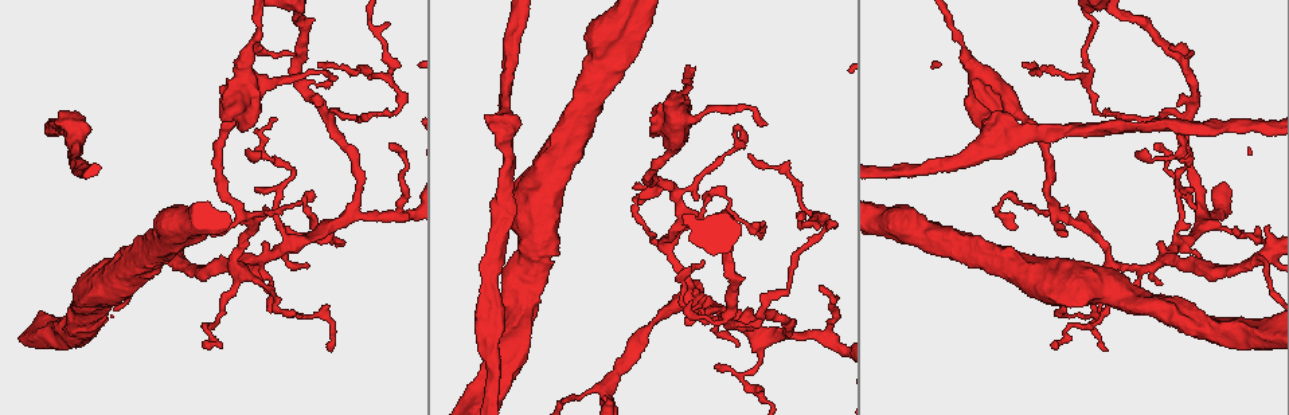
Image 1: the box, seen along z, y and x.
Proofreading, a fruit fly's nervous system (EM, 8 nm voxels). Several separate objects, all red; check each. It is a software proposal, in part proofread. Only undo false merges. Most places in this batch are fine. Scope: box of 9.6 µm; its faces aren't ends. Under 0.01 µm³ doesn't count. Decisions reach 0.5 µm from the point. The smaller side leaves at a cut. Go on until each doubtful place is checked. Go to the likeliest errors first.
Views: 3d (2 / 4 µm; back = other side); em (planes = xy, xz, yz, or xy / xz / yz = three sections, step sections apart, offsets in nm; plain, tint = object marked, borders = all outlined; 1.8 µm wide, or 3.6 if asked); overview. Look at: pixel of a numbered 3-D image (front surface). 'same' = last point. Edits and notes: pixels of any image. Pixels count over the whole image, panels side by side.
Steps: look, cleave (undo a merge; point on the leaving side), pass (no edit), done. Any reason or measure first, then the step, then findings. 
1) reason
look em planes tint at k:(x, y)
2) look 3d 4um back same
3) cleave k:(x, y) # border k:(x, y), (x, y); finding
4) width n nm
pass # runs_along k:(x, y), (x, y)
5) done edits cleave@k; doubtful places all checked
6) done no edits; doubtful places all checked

look em planes plain at 1:(1087, 76)

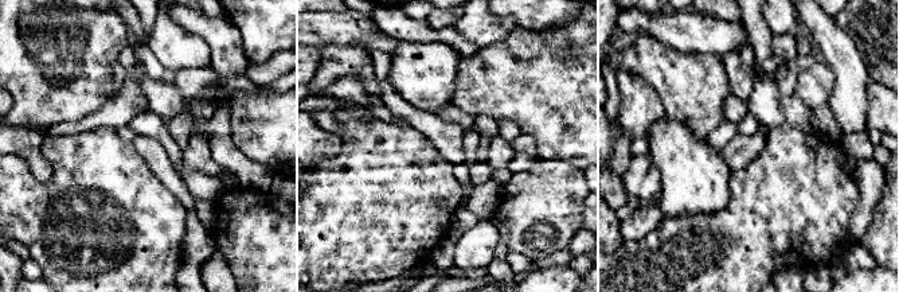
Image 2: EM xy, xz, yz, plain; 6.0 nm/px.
look em planes tint same

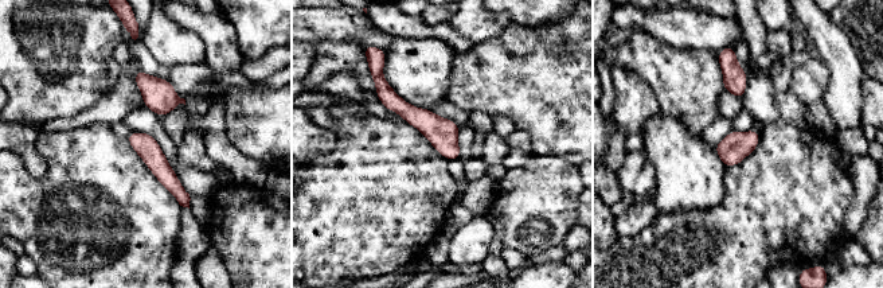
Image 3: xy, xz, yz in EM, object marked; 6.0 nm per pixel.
pass # runs_along 3:(381, 89), (457, 155); continuous, no second neuron

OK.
calibre changes
look 3d 4um at 1:(503, 128)

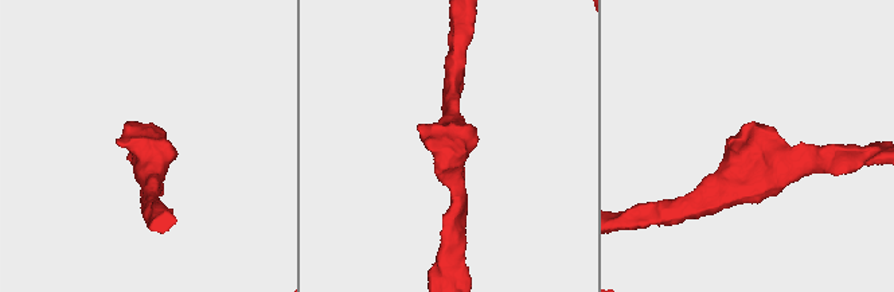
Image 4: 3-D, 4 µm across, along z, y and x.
need the tissue
look em planes tint at 4:(150, 151)

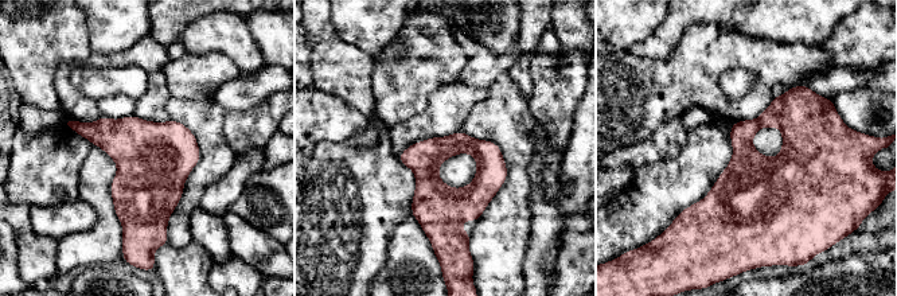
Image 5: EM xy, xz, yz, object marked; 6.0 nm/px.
pass # all the same neuron

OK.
arms run side by side
look 3d 2um back at 1:(492, 294)

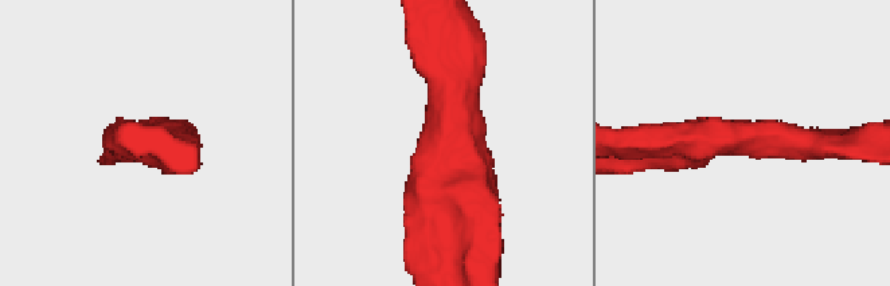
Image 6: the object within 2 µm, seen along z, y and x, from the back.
arms 3; arm_widths 240, 240, 280 nm
look em 3.6um xz step 8 plain at 6:(445, 140)

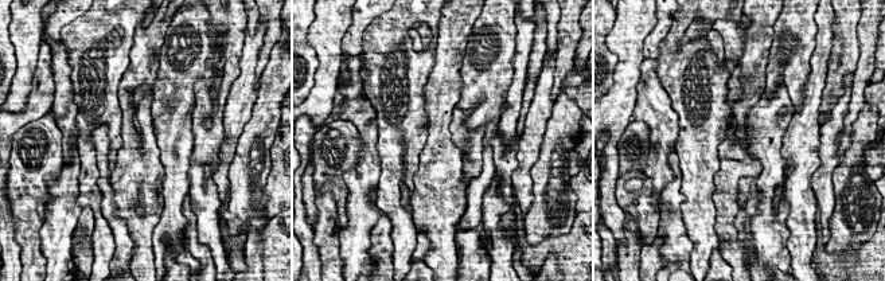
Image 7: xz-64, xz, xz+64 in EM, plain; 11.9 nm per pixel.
see the neighbours
look em 3.6um xz step 8 borders same

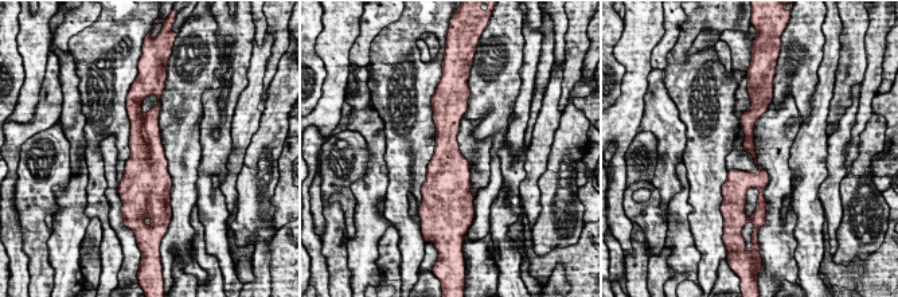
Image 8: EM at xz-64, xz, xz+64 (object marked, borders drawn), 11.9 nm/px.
pass # one neuron here

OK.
done no edits; doubtful places all checked

